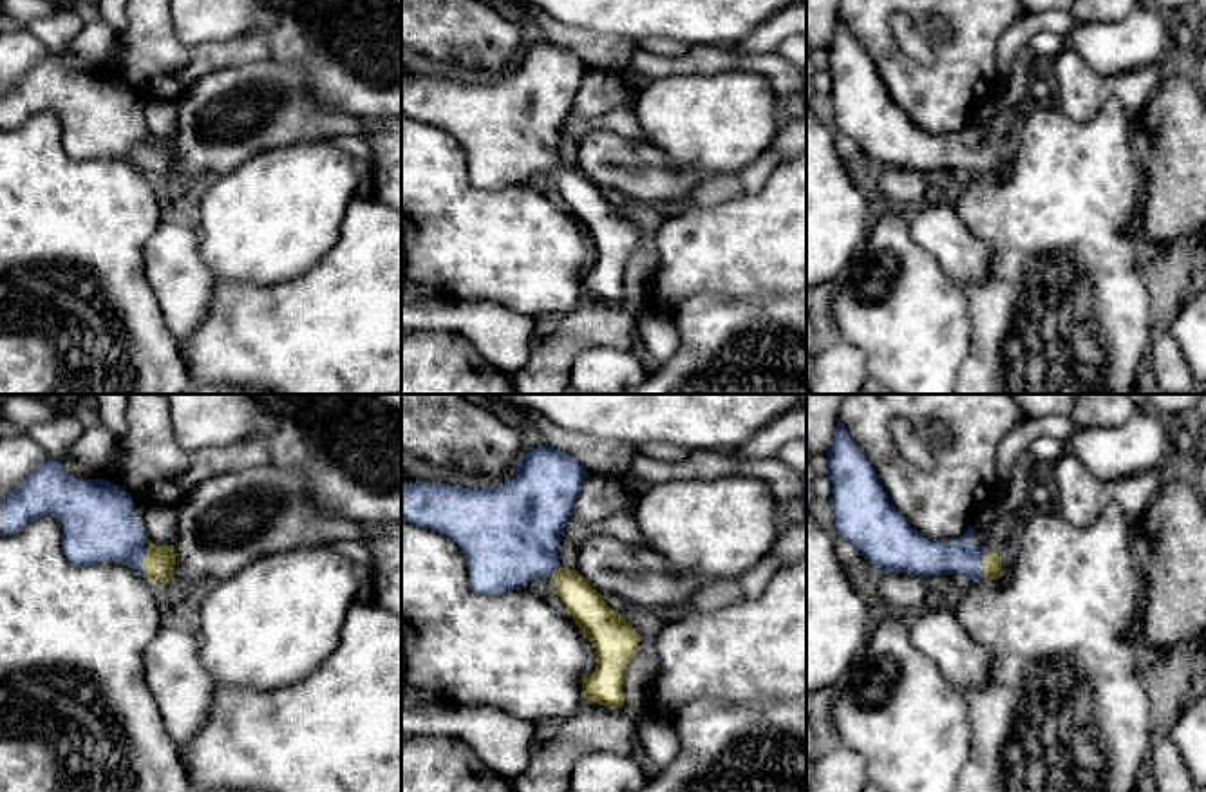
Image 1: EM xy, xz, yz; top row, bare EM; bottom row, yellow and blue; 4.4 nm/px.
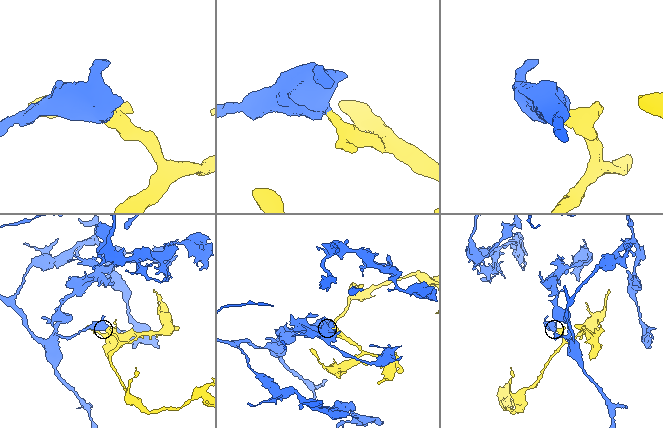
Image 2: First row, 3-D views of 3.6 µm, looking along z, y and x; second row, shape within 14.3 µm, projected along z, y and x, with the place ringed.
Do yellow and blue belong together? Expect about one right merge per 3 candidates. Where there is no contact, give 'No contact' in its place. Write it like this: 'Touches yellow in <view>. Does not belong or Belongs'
Touches yellow in yz. Belongs

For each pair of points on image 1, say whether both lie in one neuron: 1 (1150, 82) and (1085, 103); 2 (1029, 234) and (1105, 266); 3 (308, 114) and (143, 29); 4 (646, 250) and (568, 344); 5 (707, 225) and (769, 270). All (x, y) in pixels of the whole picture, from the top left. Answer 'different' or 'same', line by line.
1: same
2: same
3: different
4: same
5: same

